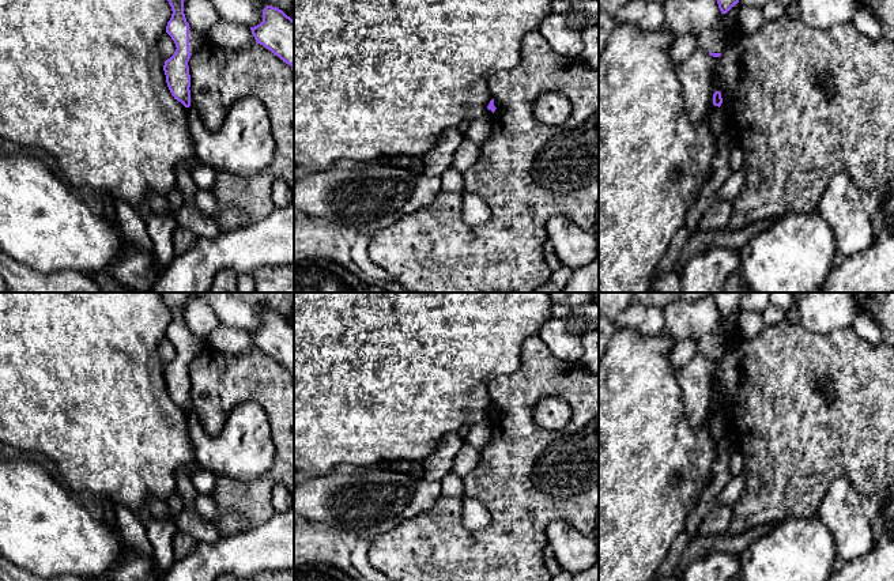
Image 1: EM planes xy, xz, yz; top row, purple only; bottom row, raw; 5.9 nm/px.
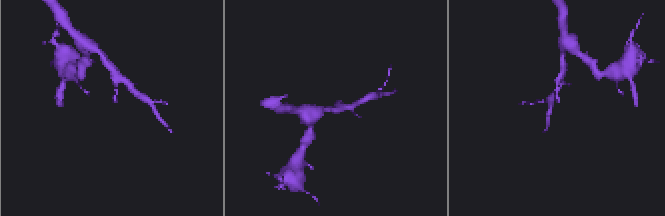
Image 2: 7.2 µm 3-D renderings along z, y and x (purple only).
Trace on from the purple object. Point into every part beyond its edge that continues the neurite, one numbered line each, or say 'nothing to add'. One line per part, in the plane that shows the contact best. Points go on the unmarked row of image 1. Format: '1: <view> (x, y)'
1: xy (195, 344)

